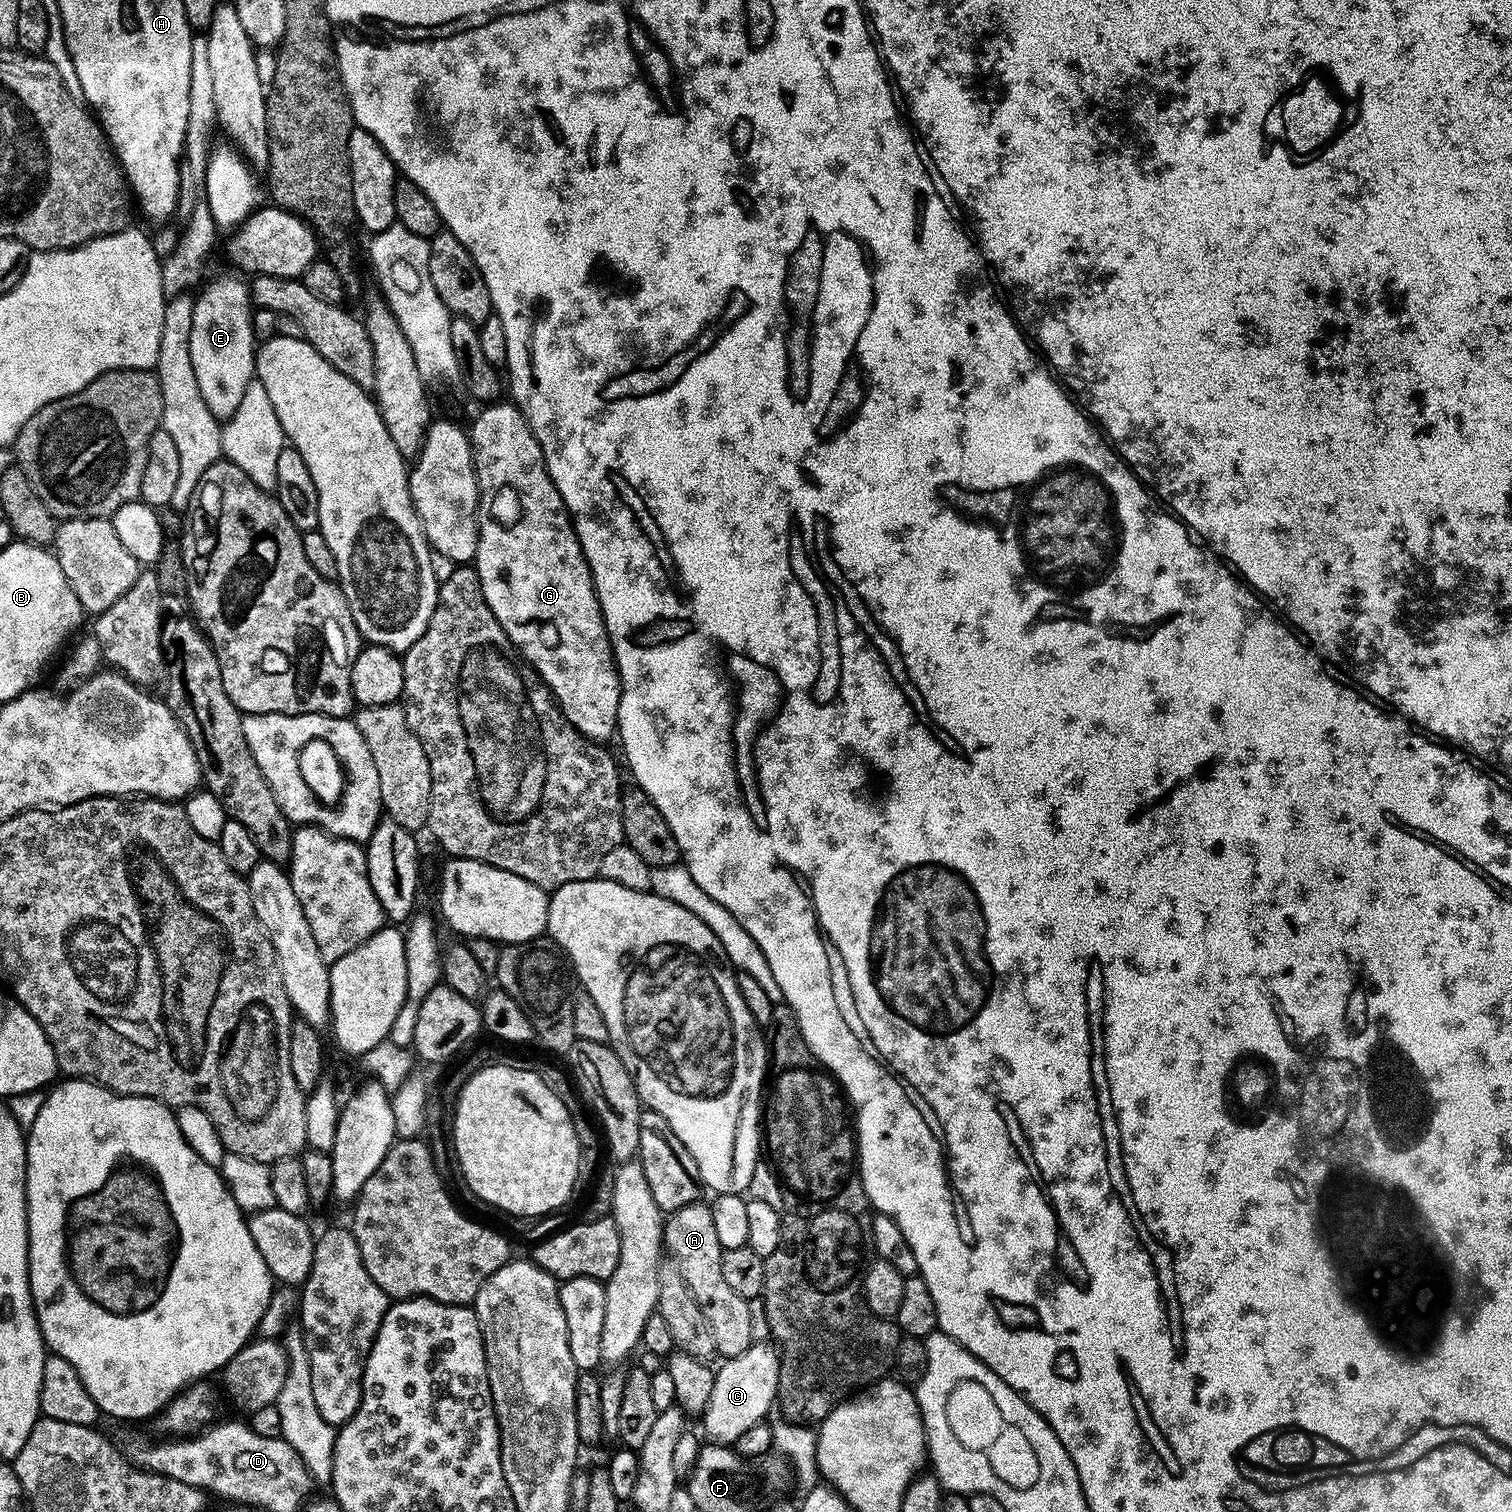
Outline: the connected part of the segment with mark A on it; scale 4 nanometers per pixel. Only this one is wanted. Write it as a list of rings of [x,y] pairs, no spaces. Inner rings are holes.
[[[697,1202],[682,1206],[682,1210],[671,1213],[664,1222],[663,1247],[676,1259],[675,1271],[686,1282],[694,1302],[702,1306],[710,1334],[714,1334],[714,1346],[721,1357],[737,1356],[752,1347],[752,1308],[749,1301],[738,1298],[738,1293],[726,1283],[722,1275],[724,1248],[718,1242],[714,1227],[714,1214],[707,1203]]]

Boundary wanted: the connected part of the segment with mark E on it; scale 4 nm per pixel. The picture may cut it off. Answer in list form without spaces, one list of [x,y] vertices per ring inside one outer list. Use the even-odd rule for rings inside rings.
[[[220,276],[208,282],[195,297],[190,329],[190,357],[210,414],[223,422],[229,420],[234,410],[238,410],[242,397],[246,395],[246,386],[250,386],[255,377],[258,341],[252,333],[253,309],[250,307],[249,285],[245,281],[243,284],[236,276]]]

